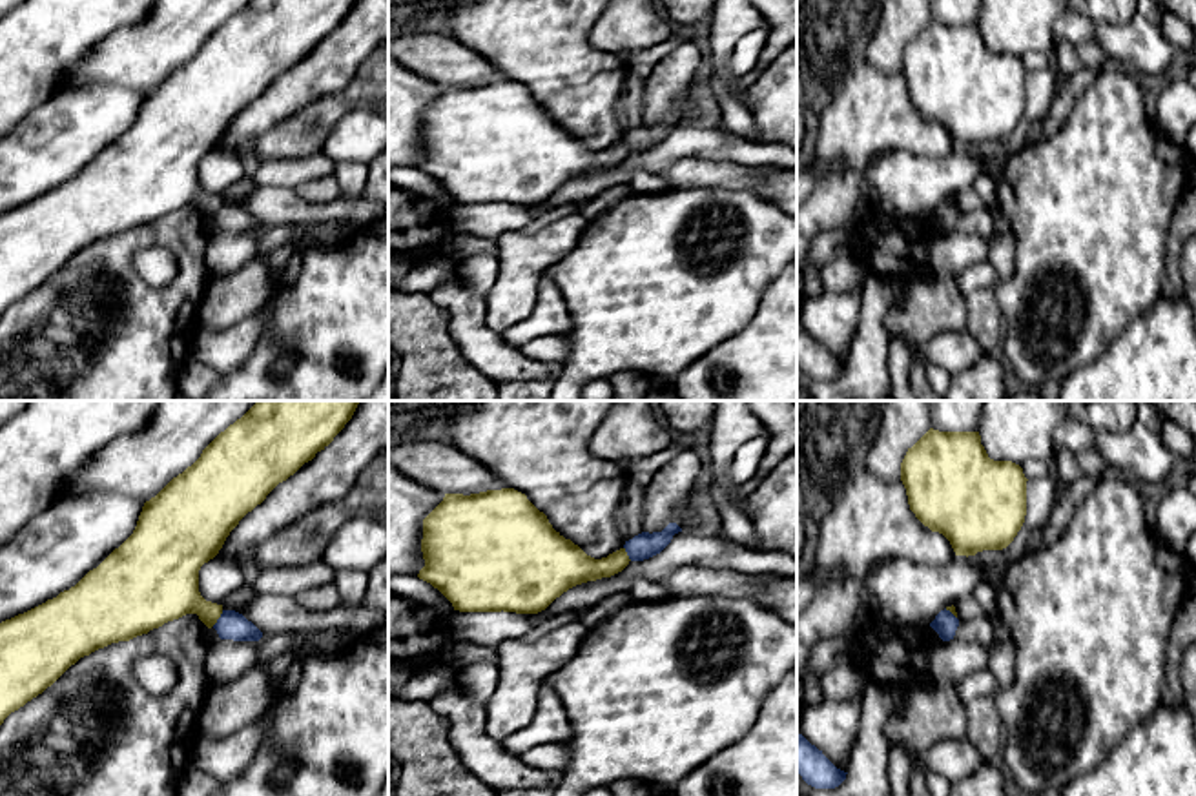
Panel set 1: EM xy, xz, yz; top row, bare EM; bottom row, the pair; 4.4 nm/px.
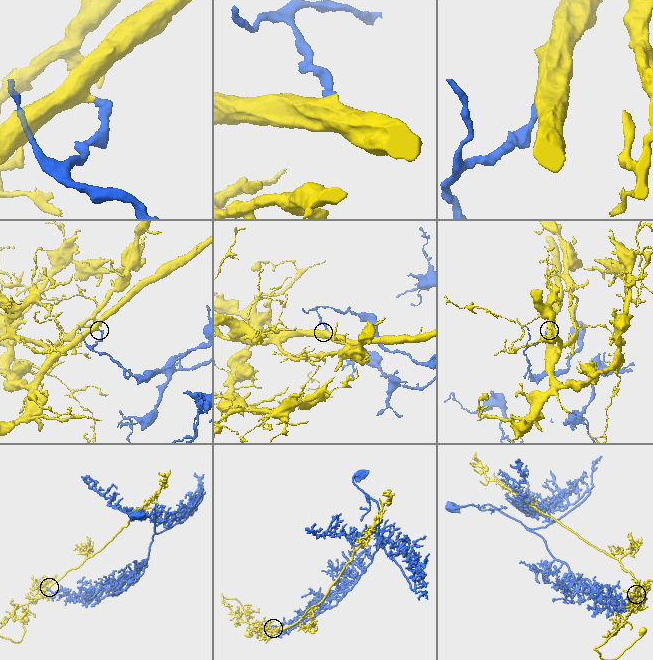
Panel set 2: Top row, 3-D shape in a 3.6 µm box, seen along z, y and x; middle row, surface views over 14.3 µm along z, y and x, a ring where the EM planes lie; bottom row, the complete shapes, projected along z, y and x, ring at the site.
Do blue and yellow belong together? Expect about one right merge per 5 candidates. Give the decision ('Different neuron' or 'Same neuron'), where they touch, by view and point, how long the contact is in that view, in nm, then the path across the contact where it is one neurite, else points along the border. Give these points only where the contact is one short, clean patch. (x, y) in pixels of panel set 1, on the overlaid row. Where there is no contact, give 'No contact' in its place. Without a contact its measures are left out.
Different neuron. Touches blue at xy (219, 618). Shared border 90 nm. Boundary: xy (223, 611), (212, 625)

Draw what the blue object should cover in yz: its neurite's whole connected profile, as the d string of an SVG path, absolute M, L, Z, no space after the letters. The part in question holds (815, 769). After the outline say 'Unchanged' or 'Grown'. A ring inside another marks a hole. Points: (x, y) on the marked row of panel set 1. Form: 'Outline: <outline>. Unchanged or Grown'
Outline: M797 732L797 774L815 789L835 789L848 772L837 769L822 750Z. Unchanged

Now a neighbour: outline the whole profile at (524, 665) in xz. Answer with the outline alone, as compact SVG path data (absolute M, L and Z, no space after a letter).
M574 621L536 641L509 638L496 645L500 681L487 705L485 723L490 738L503 741L532 723L541 681L576 654L585 632L587 628Z

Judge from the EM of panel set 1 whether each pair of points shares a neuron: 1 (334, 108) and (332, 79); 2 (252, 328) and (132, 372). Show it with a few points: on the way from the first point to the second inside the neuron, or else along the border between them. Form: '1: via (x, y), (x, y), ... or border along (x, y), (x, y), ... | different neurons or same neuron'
1: border along (363, 62), (341, 90), (314, 99), (296, 113) | different neurons
2: border along (199, 328), (188, 345), (185, 359) | different neurons

